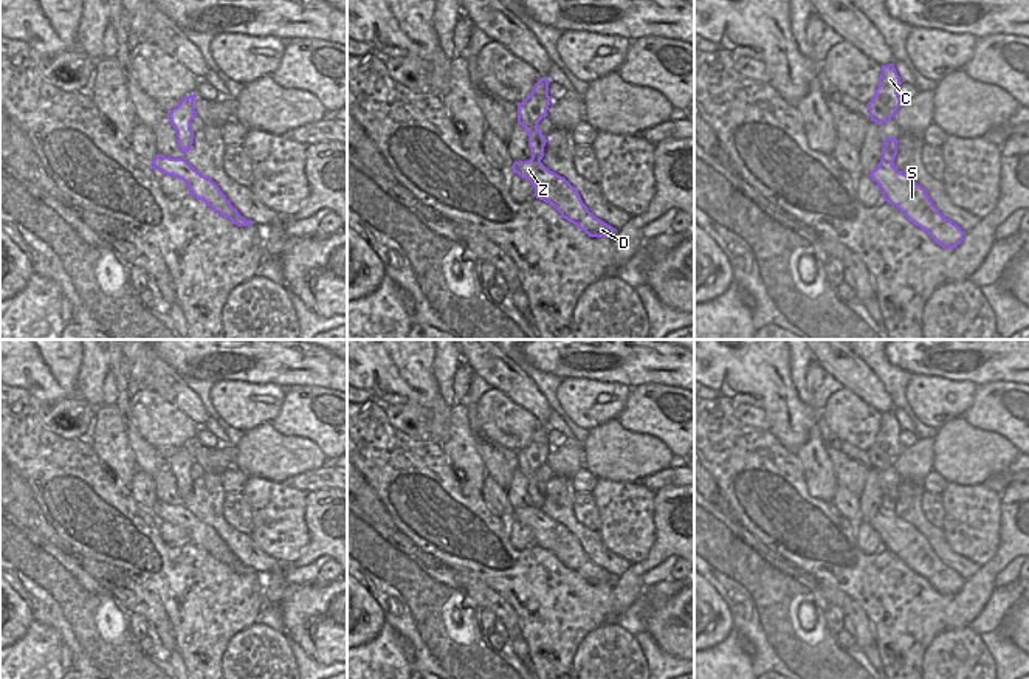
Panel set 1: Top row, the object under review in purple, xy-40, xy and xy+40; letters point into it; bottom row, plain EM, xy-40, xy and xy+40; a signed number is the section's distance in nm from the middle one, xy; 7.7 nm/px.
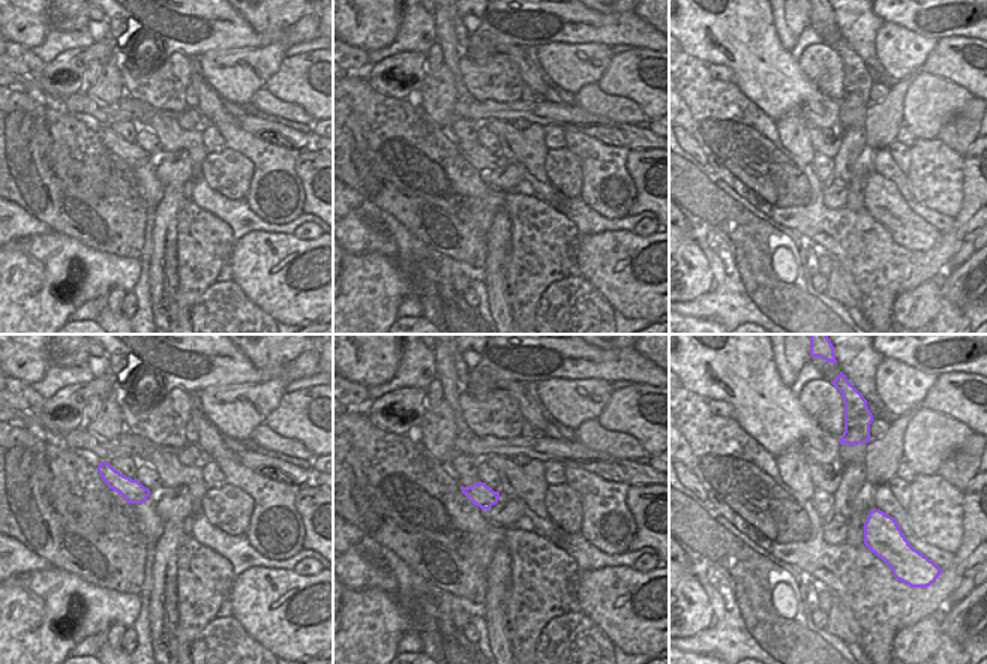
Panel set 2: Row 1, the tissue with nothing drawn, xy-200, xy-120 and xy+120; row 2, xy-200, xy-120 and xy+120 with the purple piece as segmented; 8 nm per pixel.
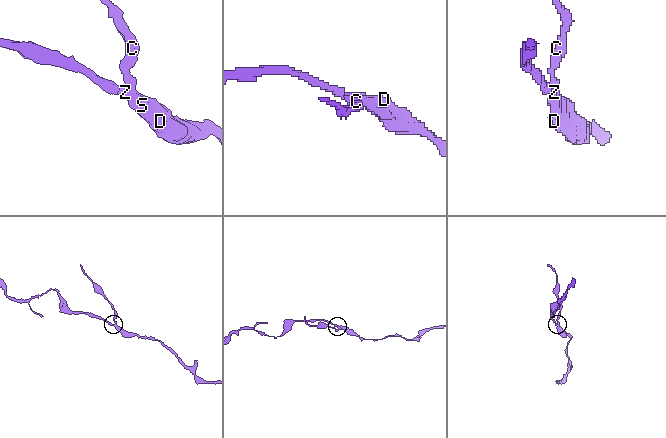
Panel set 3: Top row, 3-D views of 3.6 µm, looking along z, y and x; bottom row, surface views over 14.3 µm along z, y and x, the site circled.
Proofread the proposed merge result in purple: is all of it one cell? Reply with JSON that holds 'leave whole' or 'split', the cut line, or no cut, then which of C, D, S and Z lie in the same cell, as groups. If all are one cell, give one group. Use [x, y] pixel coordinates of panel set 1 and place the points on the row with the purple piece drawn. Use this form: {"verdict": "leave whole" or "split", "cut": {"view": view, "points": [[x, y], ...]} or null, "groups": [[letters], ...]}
{"verdict": "split", "cut": {"view": "xy+40", "points": [[881, 160], [891, 165]]}, "groups": [["C"], ["D", "S", "Z"]]}

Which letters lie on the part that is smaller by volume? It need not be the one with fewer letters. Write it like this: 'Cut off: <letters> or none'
Cut off: C

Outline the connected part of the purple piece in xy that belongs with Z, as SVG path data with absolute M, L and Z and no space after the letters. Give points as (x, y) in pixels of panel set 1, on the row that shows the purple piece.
M535 158L514 161L511 171L533 184L536 198L552 205L563 219L576 225L589 237L612 237L615 229L597 219L583 203L578 191L541 161Z

